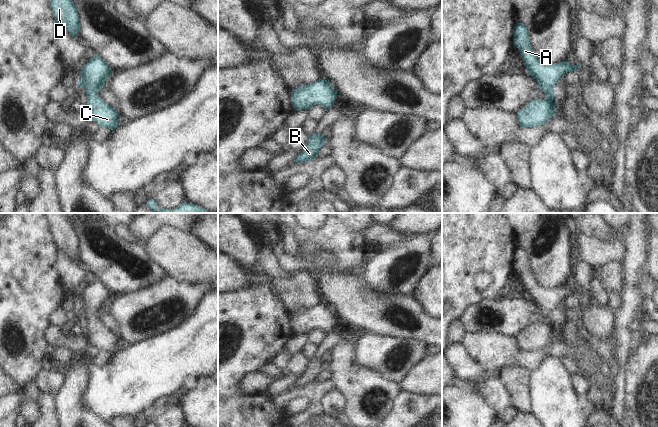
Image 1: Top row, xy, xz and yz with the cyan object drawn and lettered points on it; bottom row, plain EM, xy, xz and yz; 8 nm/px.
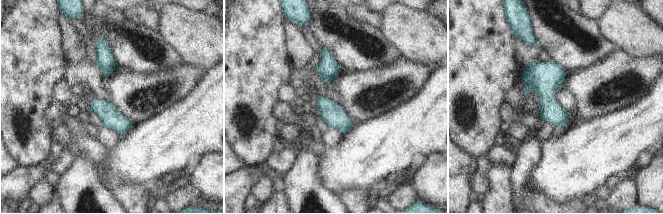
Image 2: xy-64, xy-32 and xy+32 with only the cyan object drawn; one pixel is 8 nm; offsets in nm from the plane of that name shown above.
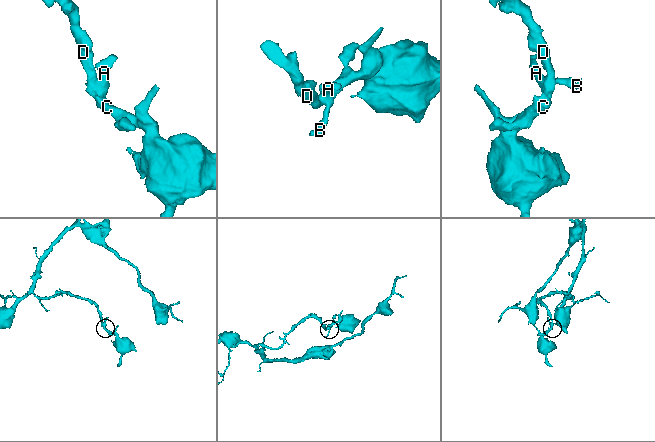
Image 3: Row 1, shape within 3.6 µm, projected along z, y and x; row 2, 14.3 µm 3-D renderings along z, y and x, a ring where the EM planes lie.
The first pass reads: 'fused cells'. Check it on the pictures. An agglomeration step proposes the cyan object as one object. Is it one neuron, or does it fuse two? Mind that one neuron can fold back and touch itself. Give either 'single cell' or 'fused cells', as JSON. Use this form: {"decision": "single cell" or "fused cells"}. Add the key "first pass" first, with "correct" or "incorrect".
{"first pass": "incorrect", "decision": "single cell"}

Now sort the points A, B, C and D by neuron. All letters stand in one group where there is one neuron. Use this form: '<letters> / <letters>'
A B C D

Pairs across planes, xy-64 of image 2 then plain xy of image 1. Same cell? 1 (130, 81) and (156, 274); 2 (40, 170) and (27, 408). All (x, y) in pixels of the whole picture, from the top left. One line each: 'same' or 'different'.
1: different
2: different

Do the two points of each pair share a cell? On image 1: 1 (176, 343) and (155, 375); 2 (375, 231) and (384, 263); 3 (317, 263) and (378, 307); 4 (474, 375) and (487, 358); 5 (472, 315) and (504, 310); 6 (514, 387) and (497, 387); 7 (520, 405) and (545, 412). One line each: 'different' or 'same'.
1: same
2: different
3: same
4: different
5: same
6: different
7: different

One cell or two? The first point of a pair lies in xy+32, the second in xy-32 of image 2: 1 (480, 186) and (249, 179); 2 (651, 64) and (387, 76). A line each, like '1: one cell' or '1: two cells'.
1: two cells
2: one cell

